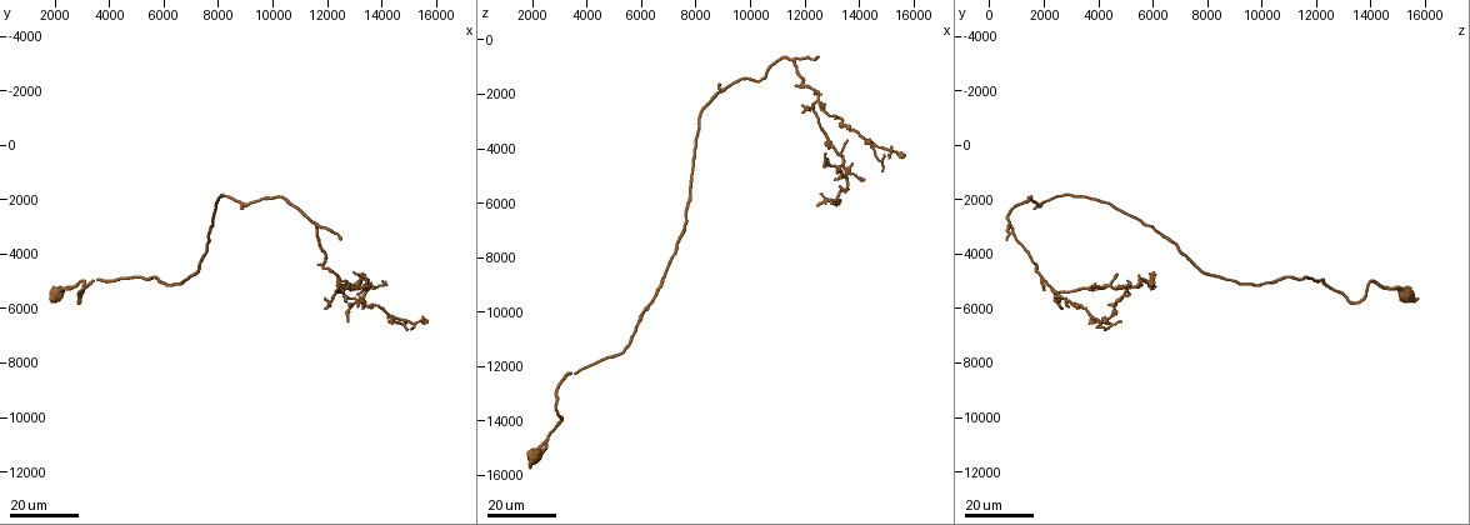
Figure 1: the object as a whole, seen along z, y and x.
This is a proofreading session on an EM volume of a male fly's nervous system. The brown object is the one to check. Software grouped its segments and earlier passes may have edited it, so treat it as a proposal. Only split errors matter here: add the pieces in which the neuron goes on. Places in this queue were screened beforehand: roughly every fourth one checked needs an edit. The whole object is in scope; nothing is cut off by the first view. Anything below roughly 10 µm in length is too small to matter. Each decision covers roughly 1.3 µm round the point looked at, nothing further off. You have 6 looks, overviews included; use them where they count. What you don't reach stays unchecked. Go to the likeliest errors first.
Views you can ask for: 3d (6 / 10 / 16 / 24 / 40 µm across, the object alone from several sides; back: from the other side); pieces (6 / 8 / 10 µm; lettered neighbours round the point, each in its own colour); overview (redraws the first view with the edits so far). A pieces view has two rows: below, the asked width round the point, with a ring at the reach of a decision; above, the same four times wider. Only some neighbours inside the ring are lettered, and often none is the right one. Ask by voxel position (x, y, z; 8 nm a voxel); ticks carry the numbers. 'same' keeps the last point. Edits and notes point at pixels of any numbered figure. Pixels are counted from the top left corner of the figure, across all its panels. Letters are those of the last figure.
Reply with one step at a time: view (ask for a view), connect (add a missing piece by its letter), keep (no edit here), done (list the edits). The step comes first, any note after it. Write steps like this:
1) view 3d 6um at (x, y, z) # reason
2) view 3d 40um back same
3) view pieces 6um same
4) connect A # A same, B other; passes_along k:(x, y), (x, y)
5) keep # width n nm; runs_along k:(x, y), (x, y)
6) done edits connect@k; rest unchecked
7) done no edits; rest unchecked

view 3d 16um at (8800, 2300, 1600) # an open end

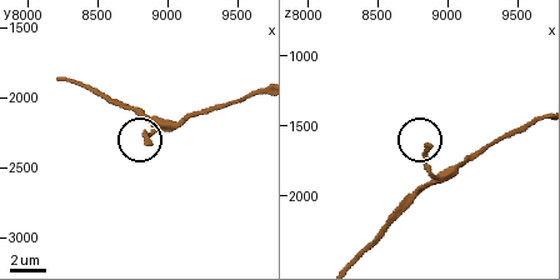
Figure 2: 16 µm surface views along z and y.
view pieces 8um at (8880, 2340, 1660)

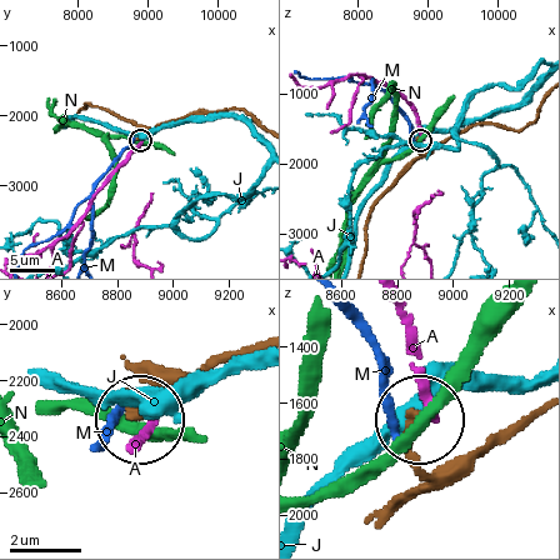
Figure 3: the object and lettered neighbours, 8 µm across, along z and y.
keep # A other, J other, M other, N other; runs_along 3:(361, 259), (370, 208), (418, 159), (419, 139); none of them fits

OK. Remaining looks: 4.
view 3d 16um at (12500, 3400, 700) # an open end

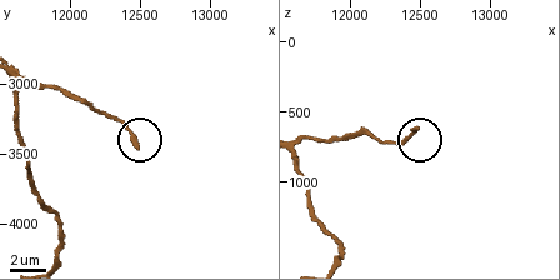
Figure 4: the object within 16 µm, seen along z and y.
view pieces 10um at (12480, 3460, 600)

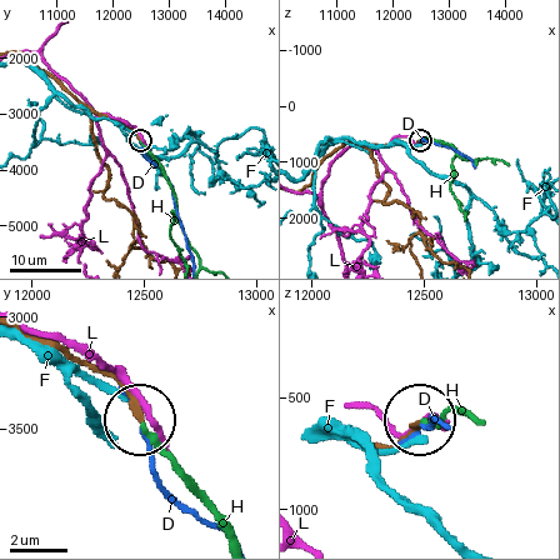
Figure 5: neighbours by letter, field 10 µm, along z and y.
connect H # D other, F other, H same, L other; passes_along 5:(83, 359), (124, 388), (153, 445), (226, 539); the neuron continues

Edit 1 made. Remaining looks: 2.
done edits connect@5; rest unchecked

